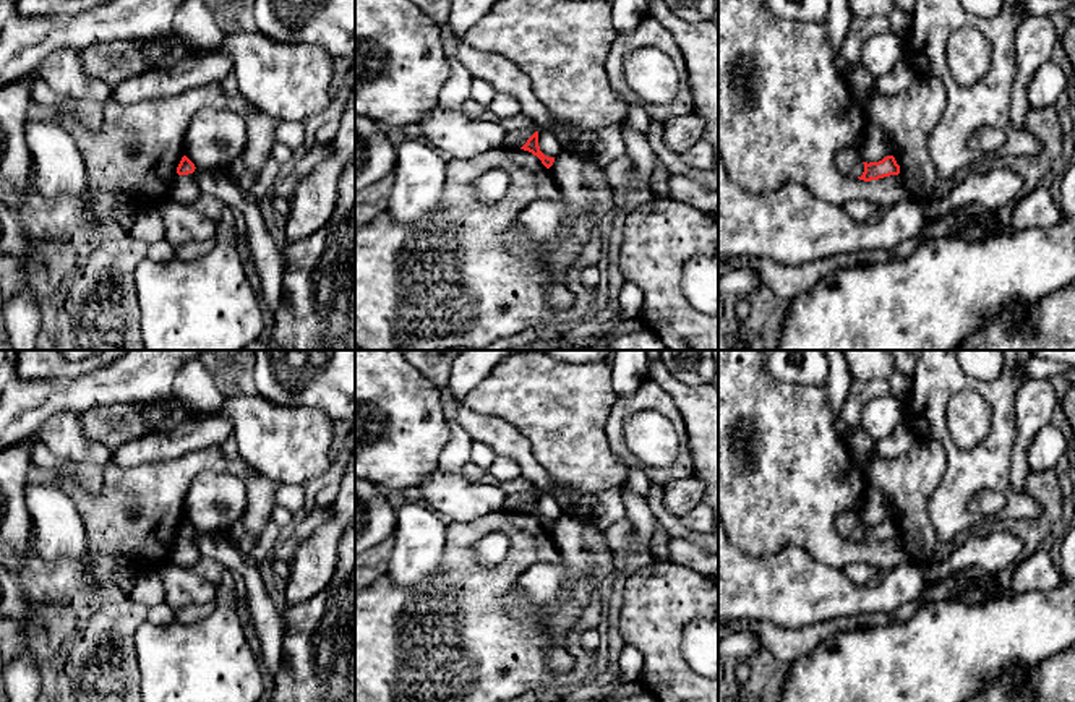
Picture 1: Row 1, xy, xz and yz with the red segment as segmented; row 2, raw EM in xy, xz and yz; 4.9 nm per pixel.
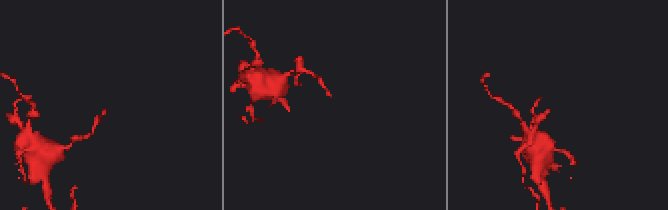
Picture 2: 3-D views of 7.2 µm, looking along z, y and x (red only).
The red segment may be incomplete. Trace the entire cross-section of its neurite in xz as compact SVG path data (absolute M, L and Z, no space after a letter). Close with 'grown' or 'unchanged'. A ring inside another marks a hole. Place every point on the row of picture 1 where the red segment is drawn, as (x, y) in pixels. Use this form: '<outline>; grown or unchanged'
M535 131L520 149L529 151L533 156L537 156L546 169L550 169L555 162L555 157L548 157L540 151L538 131Z; unchanged

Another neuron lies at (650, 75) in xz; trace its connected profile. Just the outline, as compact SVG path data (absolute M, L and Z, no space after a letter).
M639 49L626 57L624 78L639 102L647 107L668 105L679 91L673 62L652 49Z

